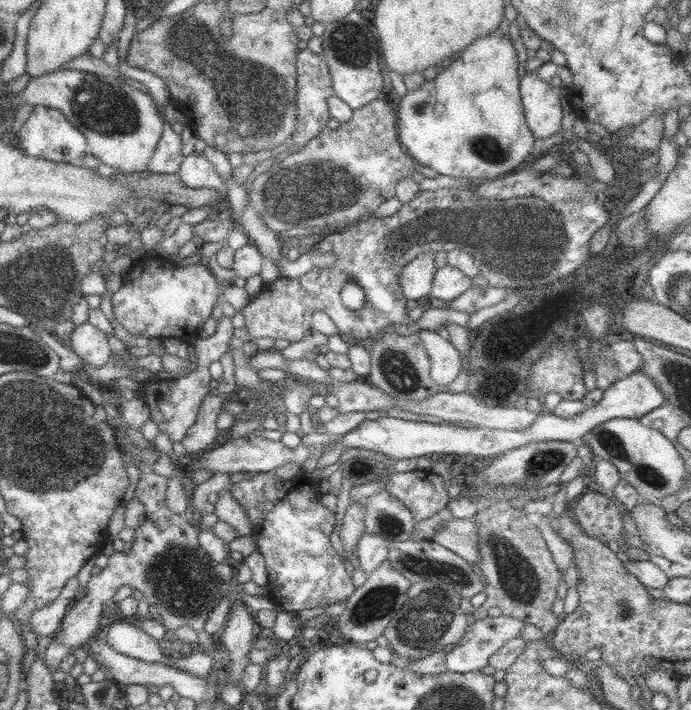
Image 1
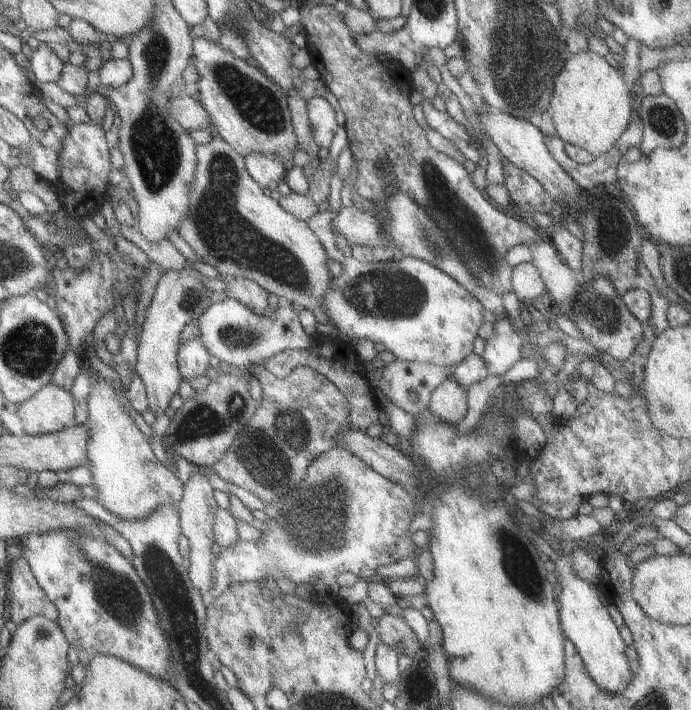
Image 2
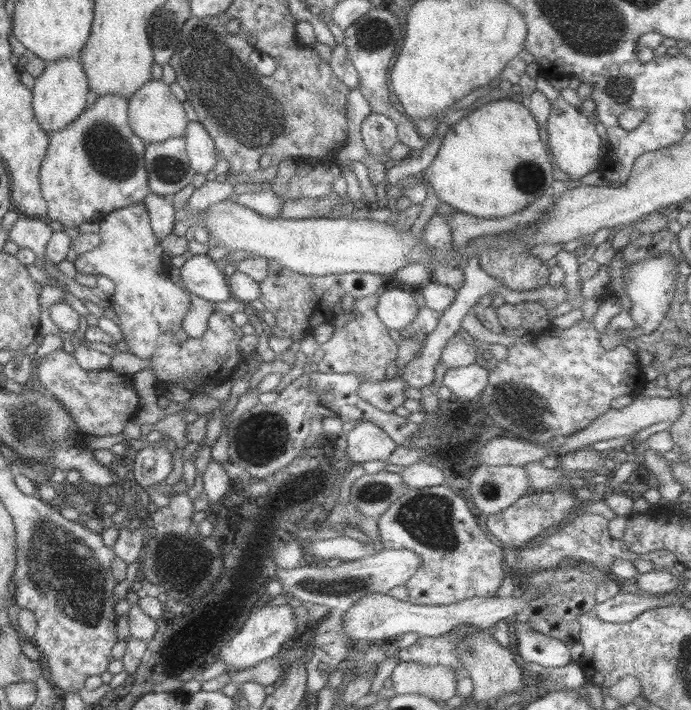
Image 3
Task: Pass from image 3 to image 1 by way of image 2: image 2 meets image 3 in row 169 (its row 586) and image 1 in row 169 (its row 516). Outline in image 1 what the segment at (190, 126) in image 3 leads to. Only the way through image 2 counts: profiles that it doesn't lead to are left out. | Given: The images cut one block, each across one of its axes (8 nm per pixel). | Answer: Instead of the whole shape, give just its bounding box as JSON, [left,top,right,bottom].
[176,152,226,195]

